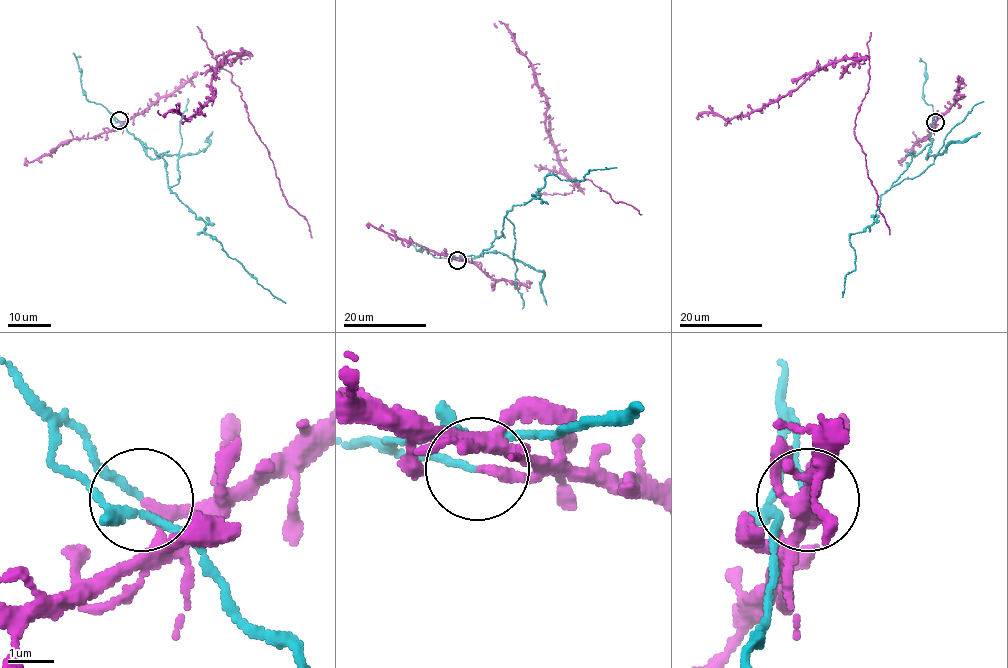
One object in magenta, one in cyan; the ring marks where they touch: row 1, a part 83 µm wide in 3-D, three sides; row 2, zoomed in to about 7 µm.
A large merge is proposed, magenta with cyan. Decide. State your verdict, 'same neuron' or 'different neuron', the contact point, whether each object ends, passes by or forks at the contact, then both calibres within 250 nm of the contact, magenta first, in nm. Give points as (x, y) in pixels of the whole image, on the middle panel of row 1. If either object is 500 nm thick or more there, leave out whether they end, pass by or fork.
different neuron; at (457, 260); magenta ends there; cyan ends there; 260 nm thick on the magenta side, 140 nm on the other

